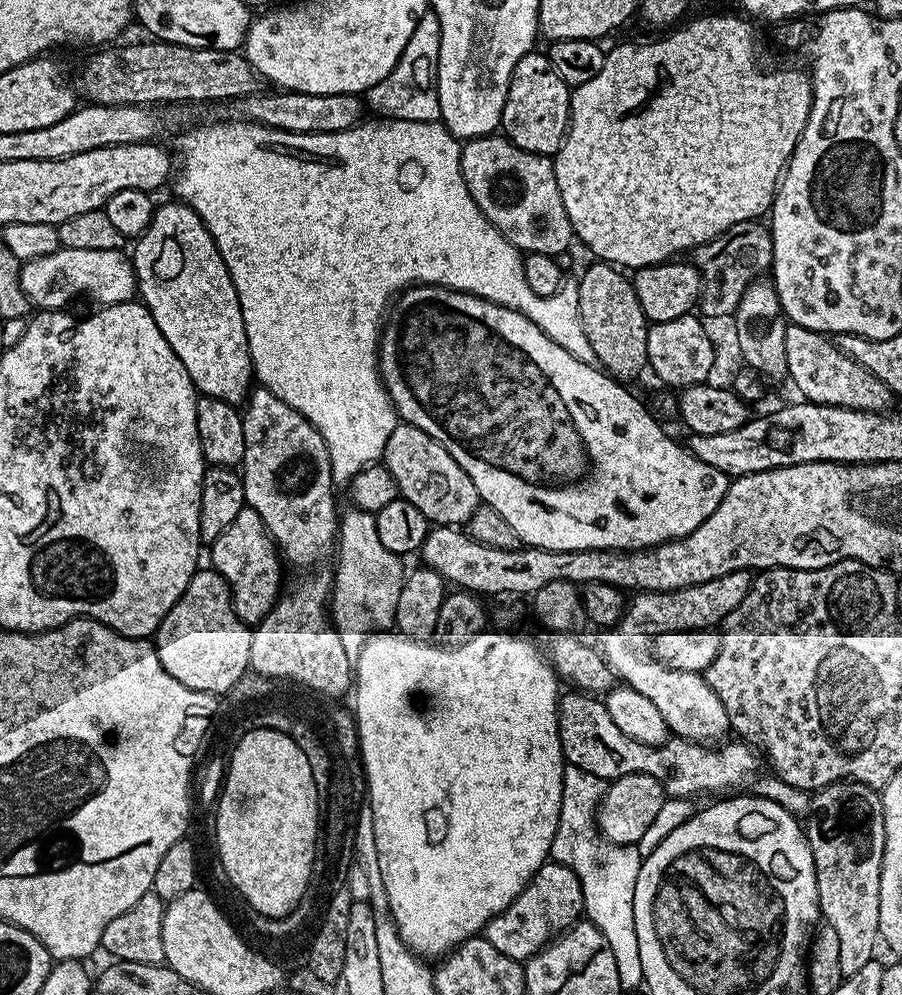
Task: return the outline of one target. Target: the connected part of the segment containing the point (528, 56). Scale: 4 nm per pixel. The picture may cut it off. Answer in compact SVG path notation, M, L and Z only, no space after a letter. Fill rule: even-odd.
M533 50L525 54L514 66L506 90L506 106L502 106L500 128L514 146L530 154L555 157L568 135L570 114L570 86L558 78L554 66L550 66L543 51Z

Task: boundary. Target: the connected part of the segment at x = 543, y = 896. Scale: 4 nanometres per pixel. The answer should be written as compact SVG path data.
M546 862L532 875L532 880L520 891L518 898L510 902L506 911L499 912L484 925L482 935L490 942L490 946L494 946L494 950L498 950L498 954L526 962L556 937L568 931L584 915L584 894L582 882L578 882L578 874L561 864Z

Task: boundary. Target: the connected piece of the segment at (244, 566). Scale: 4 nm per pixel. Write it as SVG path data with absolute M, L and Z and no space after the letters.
M250 507L238 510L238 518L218 534L218 538L211 541L211 567L228 583L232 591L232 605L243 624L255 626L272 609L281 595L280 564L281 557L278 549L259 514Z

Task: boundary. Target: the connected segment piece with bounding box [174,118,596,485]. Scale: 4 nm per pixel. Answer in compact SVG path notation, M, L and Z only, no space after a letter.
M376 118L373 121L373 124L364 122L350 130L334 134L290 134L286 130L251 124L248 120L225 119L224 124L200 124L197 128L190 129L180 140L180 152L184 157L181 160L179 157L178 175L174 180L175 199L179 203L188 204L196 211L198 218L202 218L222 254L222 262L226 262L226 270L230 270L234 290L238 290L238 302L242 306L242 318L246 326L246 338L255 379L278 398L282 398L282 402L298 410L298 414L305 416L316 427L318 434L322 434L330 454L332 478L337 485L347 485L361 470L369 464L377 463L383 457L386 442L398 423L396 408L392 405L392 400L380 378L378 349L386 313L394 297L405 288L418 284L437 284L443 288L469 292L483 300L513 308L526 314L526 318L530 318L530 322L537 324L549 338L558 342L562 350L570 350L570 354L582 362L596 364L594 350L591 349L590 342L586 342L586 330L582 330L577 281L572 278L565 279L559 292L555 292L553 296L539 296L534 294L534 290L530 290L530 286L526 286L520 249L515 248L486 219L482 210L478 210L472 195L466 190L466 182L460 169L462 144L452 135L451 130L440 120L414 122Z

